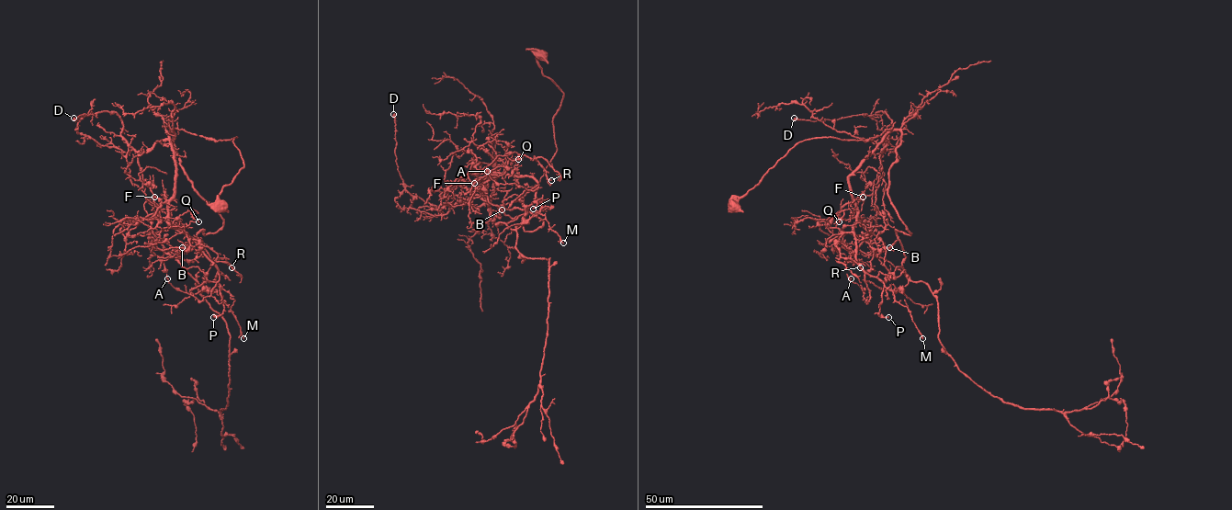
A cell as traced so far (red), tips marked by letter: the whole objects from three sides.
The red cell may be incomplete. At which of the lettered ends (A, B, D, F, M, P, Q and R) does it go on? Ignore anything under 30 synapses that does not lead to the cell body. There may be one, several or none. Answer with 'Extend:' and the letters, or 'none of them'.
Extend: none of them

